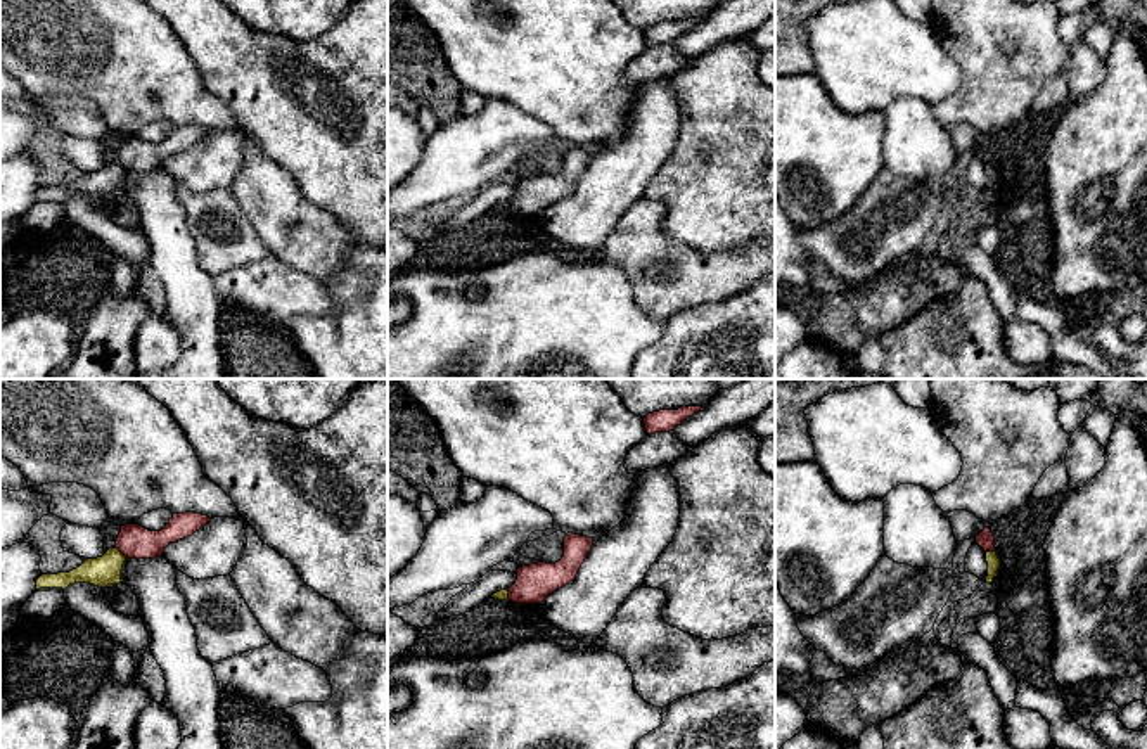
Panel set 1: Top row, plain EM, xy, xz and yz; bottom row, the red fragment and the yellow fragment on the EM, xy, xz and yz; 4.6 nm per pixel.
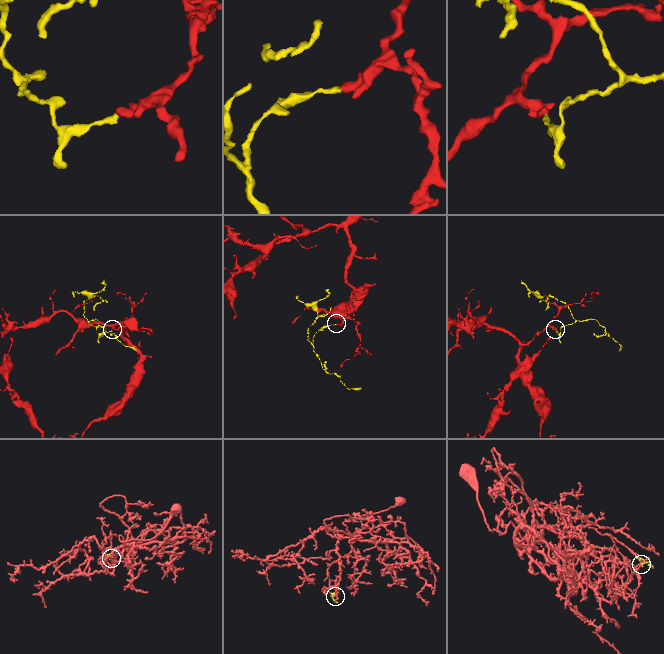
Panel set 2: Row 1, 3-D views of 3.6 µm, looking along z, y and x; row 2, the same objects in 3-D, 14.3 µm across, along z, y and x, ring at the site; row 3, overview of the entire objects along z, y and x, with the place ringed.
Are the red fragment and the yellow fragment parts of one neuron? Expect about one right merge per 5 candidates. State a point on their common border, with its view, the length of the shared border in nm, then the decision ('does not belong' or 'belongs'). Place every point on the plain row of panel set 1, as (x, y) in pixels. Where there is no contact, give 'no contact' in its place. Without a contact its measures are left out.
contact xy (121, 165); length 80 nm; does not belong

